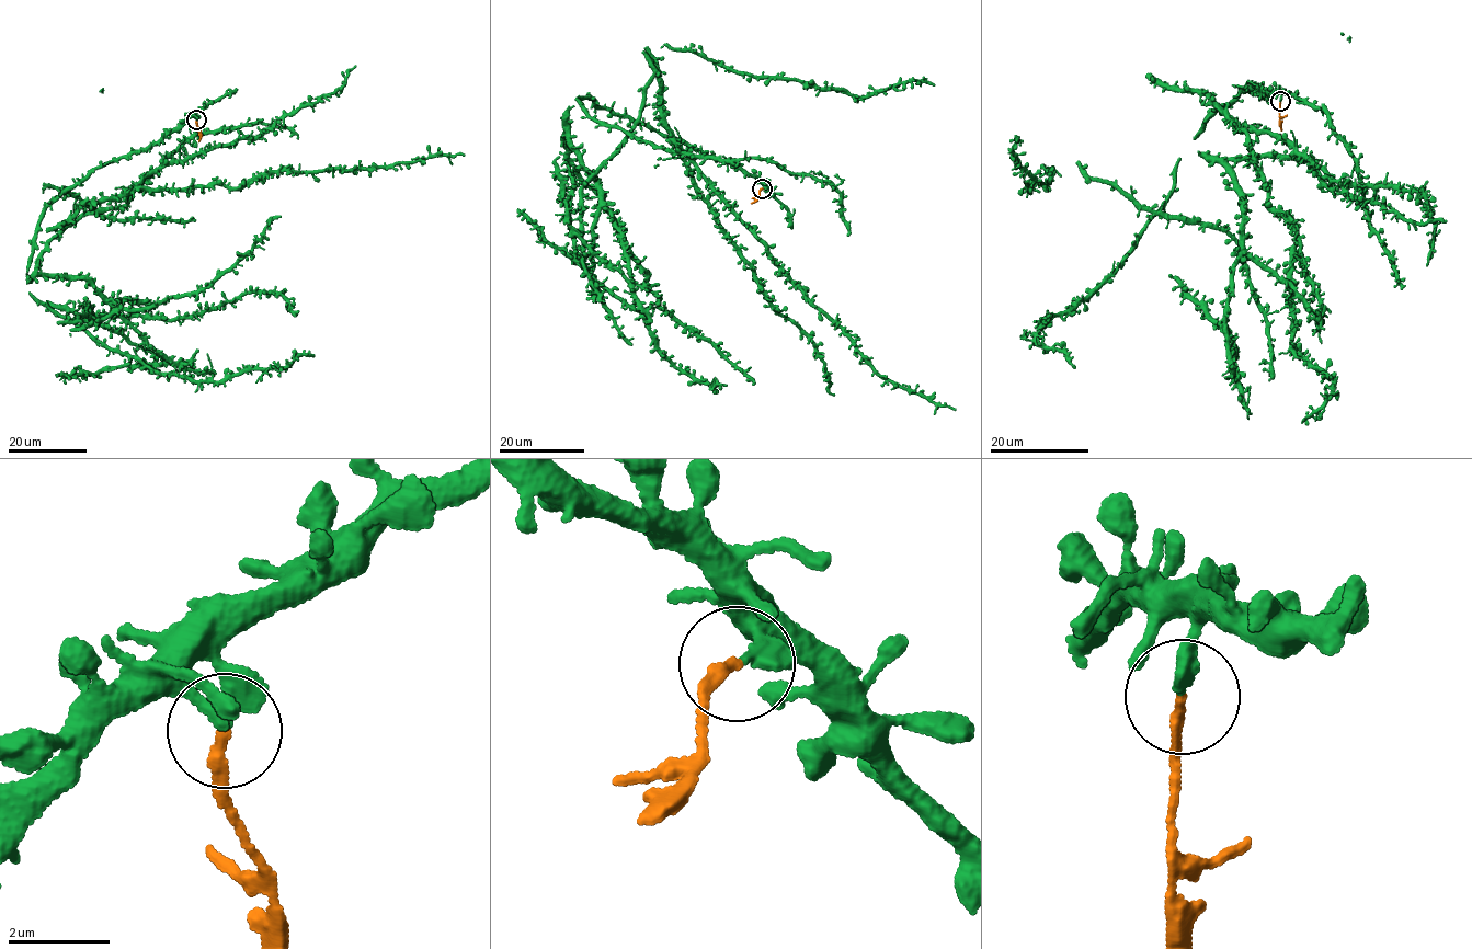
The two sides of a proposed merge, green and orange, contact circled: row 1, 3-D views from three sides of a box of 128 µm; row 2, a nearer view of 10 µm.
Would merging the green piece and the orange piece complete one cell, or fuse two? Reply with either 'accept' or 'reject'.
reject

